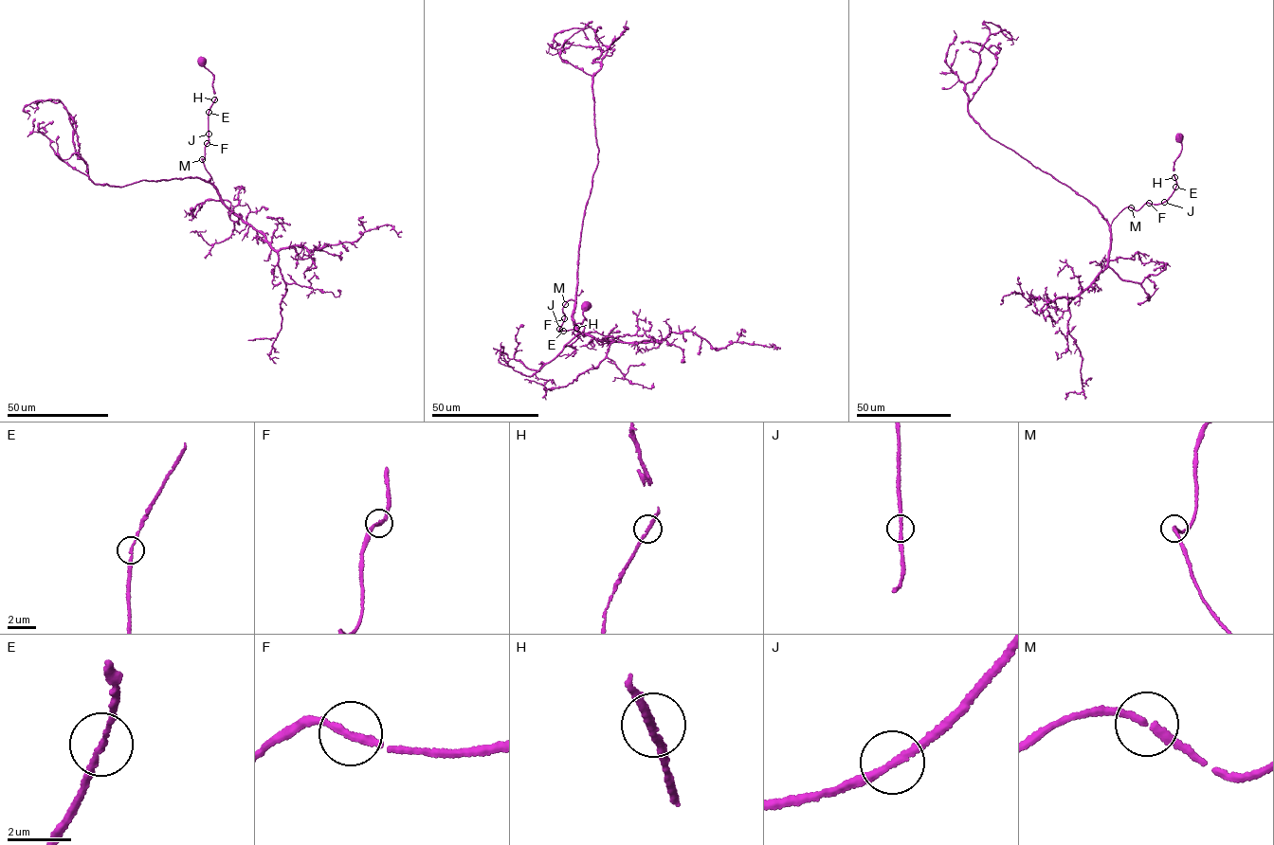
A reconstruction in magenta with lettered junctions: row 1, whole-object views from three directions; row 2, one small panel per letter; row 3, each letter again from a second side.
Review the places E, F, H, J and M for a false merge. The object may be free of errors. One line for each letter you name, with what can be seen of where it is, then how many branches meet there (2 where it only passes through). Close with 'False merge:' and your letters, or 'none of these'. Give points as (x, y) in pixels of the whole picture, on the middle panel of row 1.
False merge: none of these

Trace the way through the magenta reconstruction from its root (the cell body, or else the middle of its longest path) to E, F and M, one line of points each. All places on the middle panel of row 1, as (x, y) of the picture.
E: (586, 306), (582, 313), (587, 320), (582, 320), (580, 327), (563, 330)
F: (586, 306), (582, 313), (587, 320), (582, 320), (580, 327), (559, 332), (564, 318)
M: (586, 306), (582, 313), (587, 320), (582, 320), (581, 326), (559, 332), (564, 318), (565, 303)

